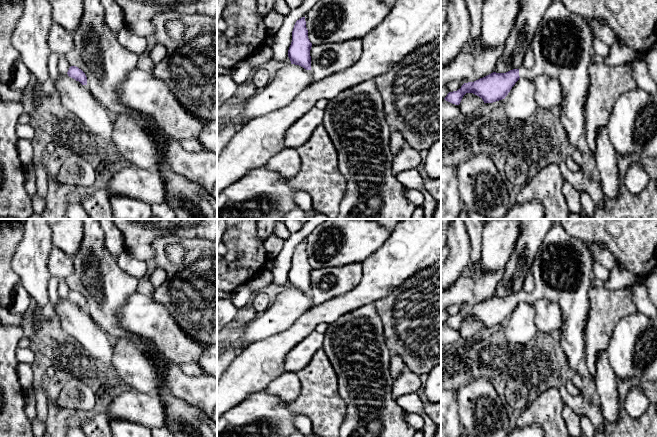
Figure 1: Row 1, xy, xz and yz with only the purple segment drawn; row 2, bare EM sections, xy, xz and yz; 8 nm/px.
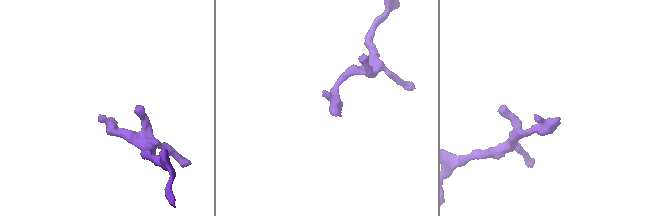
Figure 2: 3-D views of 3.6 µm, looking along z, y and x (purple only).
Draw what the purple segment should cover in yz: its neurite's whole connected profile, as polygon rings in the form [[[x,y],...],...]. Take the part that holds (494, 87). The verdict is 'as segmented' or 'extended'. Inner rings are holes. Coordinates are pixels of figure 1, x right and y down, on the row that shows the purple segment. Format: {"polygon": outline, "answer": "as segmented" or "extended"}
{"polygon": [[[553,0],[530,46],[535,57],[532,68],[493,72],[474,82],[464,83],[444,99],[459,105],[466,93],[473,93],[484,103],[493,103],[505,99],[520,77],[533,80],[547,75],[560,83],[562,100],[557,114],[569,144],[576,147],[584,134],[584,102],[590,84],[589,67],[595,55],[593,39],[588,18],[570,12],[562,0]]], "answer": "extended"}

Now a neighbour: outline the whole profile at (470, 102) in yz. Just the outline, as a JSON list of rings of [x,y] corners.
[[[466,93],[459,104],[460,112],[465,115],[471,114],[483,103],[484,101],[479,96]]]

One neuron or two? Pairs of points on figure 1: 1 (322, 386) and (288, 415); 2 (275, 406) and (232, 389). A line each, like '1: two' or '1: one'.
1: two
2: two

